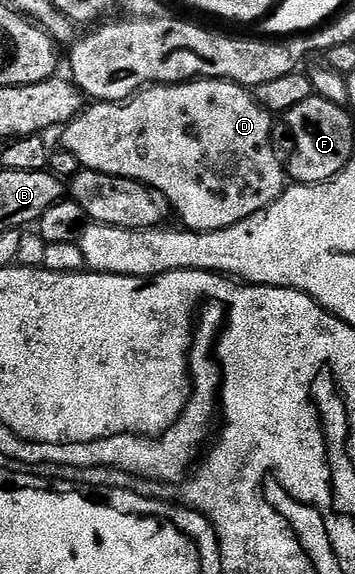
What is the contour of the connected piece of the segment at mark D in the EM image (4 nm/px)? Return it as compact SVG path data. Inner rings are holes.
M194 79L190 83L162 83L149 85L142 91L137 91L130 99L123 103L98 103L93 102L85 106L80 114L75 115L69 123L65 123L59 132L59 146L63 150L74 154L80 162L81 168L89 171L101 171L107 175L117 175L123 179L133 179L152 188L165 204L181 219L183 226L190 231L213 231L226 229L230 225L238 225L238 221L246 221L254 213L266 209L284 192L286 186L286 163L276 152L272 144L272 119L273 112L257 101L255 94L249 88L240 86L239 83L229 83L227 79Z

